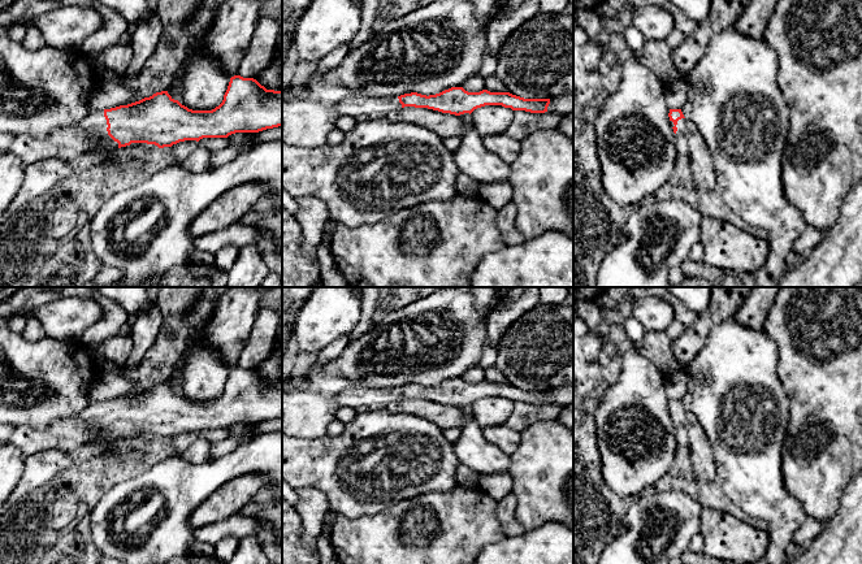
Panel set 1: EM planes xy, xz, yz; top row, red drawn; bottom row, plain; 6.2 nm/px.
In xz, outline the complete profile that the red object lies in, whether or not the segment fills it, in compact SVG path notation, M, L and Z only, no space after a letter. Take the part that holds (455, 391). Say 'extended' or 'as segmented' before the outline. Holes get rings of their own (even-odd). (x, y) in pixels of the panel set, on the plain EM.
extended | M451 378L429 387L411 383L398 389L347 389L338 396L338 404L360 411L384 407L404 398L415 398L460 407L471 405L475 400L485 396L502 396L512 402L545 404L549 395L550 390L524 390L510 383L490 383L488 381L468 383L463 378Z

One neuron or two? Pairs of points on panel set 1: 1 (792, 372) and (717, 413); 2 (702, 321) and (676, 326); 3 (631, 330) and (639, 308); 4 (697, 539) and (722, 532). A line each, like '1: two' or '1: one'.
1: two
2: two
3: two
4: two

